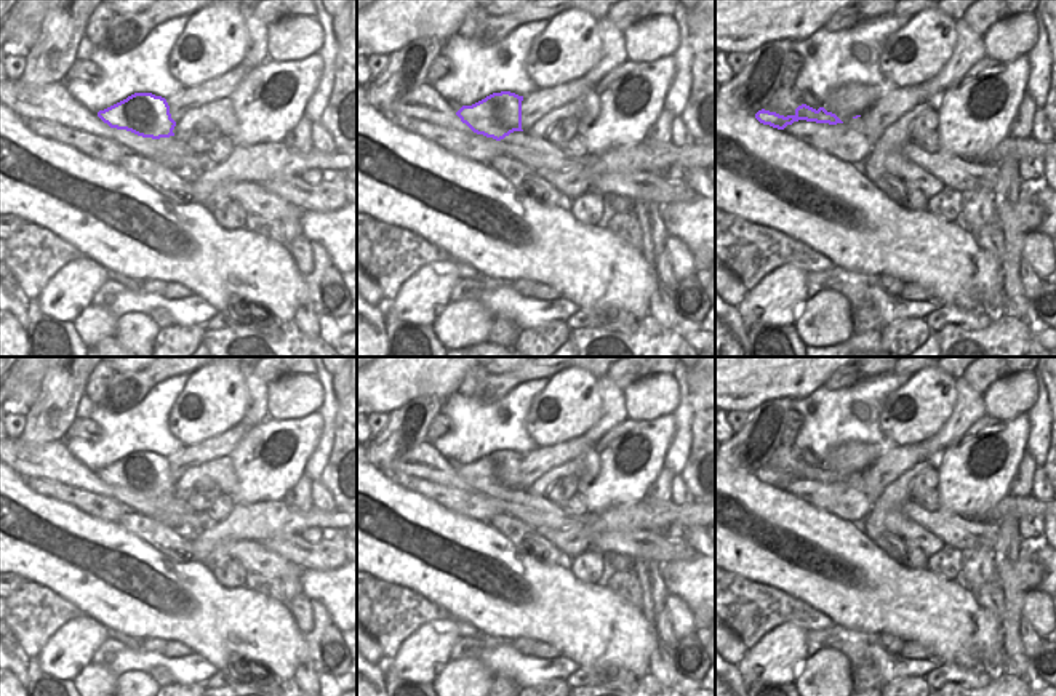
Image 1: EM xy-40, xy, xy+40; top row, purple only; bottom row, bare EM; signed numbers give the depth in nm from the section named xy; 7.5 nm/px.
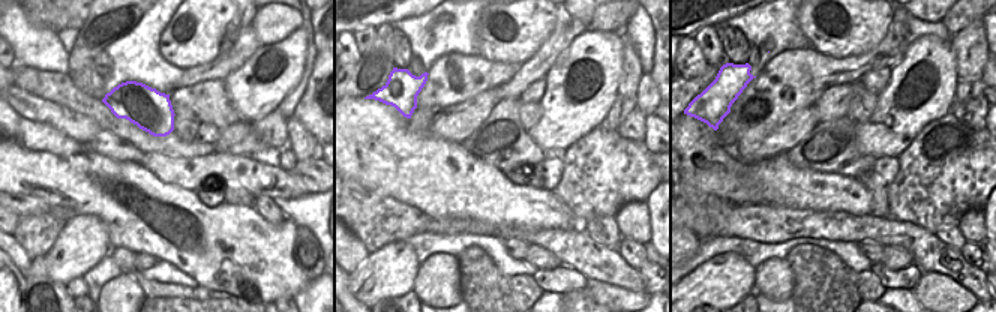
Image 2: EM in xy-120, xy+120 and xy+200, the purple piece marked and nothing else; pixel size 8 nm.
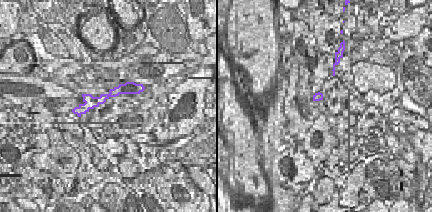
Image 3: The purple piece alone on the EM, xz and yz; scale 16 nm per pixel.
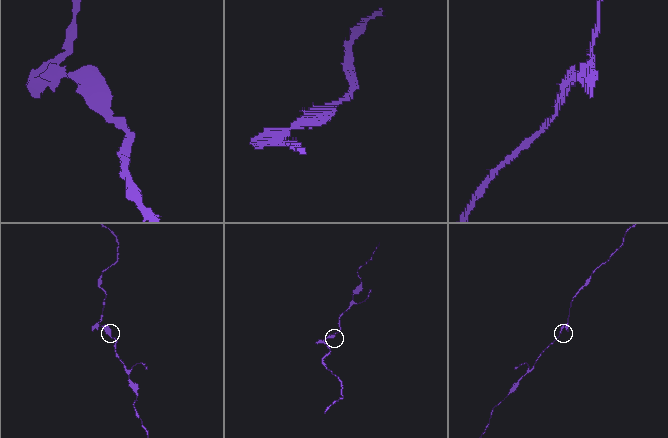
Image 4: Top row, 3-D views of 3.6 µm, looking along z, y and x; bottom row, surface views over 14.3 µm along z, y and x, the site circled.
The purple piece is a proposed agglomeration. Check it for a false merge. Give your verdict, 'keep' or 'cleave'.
cleave

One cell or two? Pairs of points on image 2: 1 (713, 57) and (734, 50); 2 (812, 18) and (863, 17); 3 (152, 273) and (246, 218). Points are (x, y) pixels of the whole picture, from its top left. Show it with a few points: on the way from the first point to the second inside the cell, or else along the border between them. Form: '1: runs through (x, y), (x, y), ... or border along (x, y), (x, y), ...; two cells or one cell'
1: border along (717, 27), (725, 57); two cells
2: runs through (822, 30), (830, 38), (840, 38), (849, 29); one cell
3: border along (159, 260), (174, 264), (197, 284); two cells

